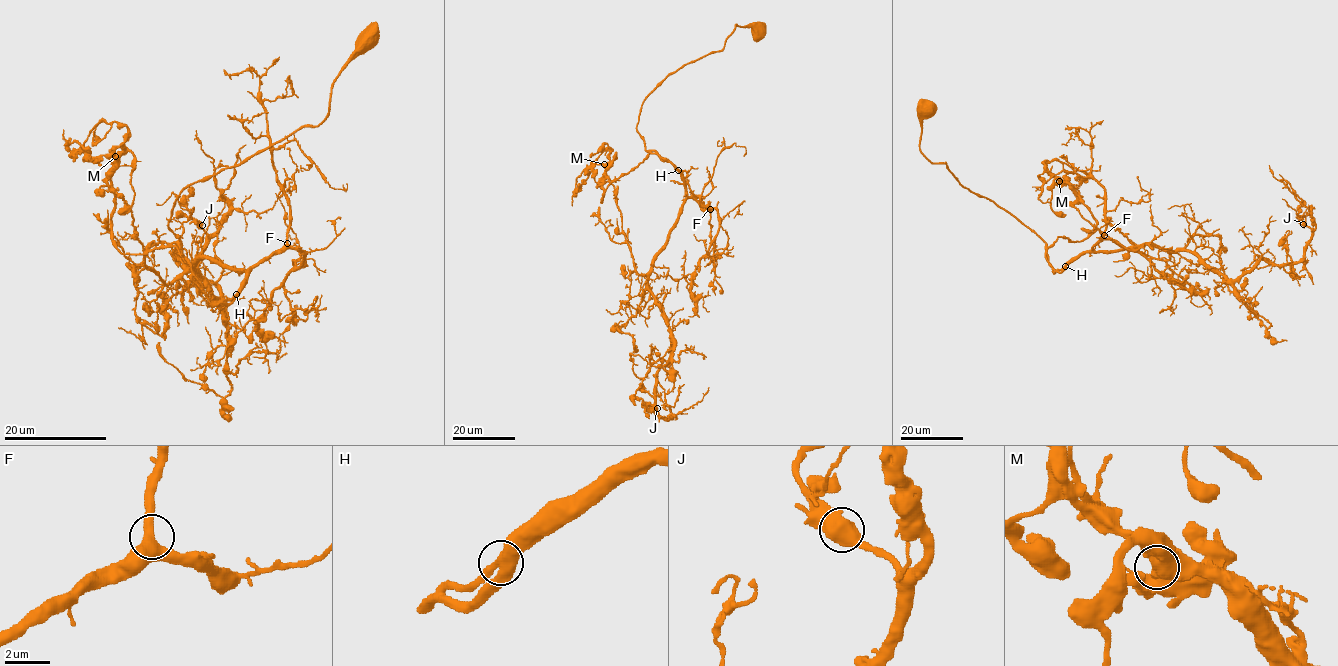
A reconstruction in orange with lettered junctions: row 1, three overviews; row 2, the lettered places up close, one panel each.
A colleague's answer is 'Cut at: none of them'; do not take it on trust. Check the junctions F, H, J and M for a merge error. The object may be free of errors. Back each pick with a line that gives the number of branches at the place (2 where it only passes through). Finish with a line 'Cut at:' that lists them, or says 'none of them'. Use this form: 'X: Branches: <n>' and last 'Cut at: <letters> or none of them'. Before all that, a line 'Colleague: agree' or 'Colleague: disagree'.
Colleague: agree
Cut at: none of them

